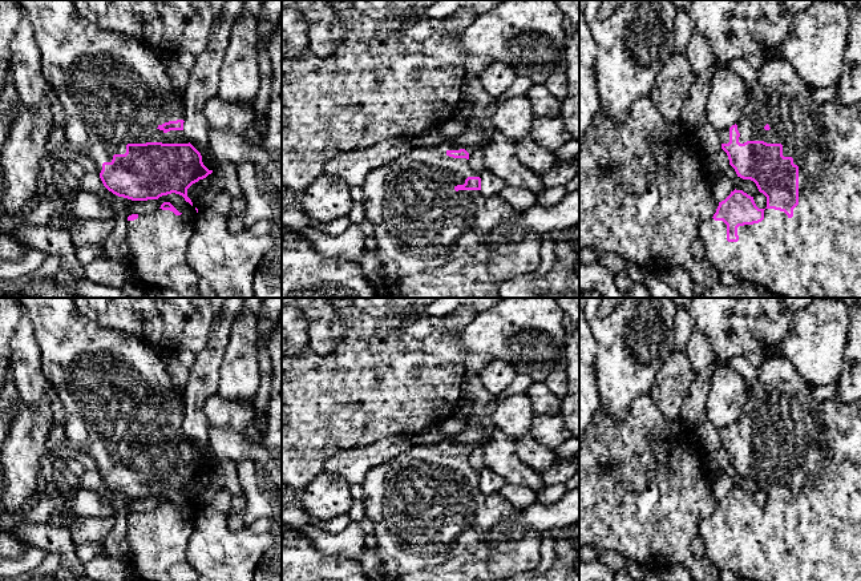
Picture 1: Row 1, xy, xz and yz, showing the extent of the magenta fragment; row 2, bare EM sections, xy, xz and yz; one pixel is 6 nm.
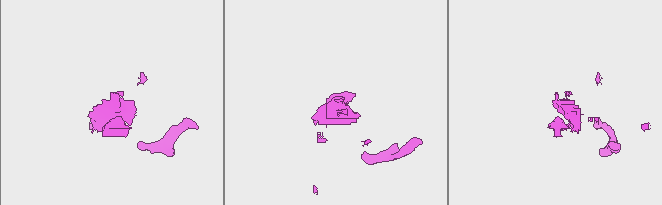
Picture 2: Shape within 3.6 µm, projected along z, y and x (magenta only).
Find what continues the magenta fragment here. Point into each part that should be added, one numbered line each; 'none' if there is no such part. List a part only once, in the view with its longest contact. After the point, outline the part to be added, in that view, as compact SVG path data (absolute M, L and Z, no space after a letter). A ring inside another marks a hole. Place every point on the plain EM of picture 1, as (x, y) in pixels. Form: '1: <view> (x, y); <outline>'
1: yz (821, 541); M765 355L764 362L757 367L757 379L748 391L747 403L739 415L737 428L739 440L764 439L767 441L781 441L783 453L792 455L793 461L799 464L799 503L793 507L793 515L789 516L784 509L775 507L764 508L764 517L759 521L737 525L737 540L727 538L727 523L723 519L707 517L699 528L699 537L703 541L706 554L723 570L733 572L740 580L751 581L861 581L861 399L853 404L842 403L834 398L818 402L811 392L811 384L804 382L793 366L781 356Z

